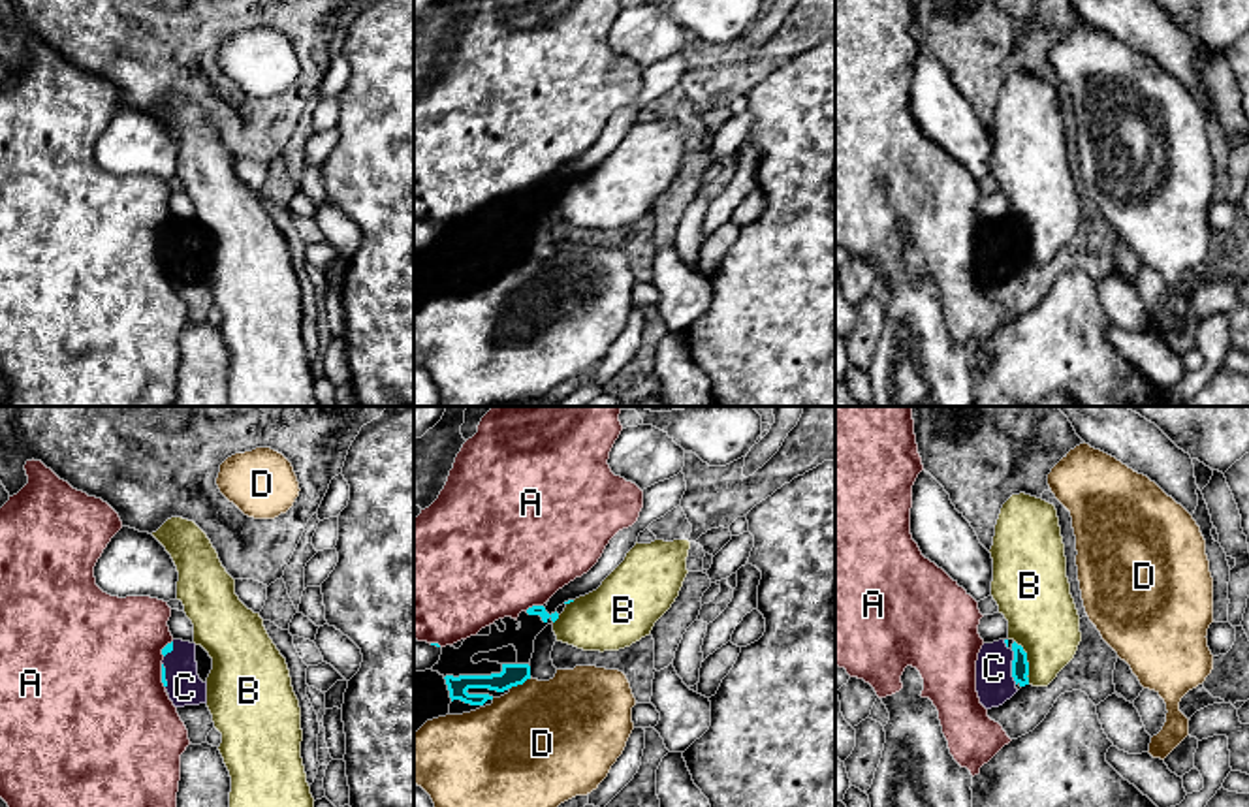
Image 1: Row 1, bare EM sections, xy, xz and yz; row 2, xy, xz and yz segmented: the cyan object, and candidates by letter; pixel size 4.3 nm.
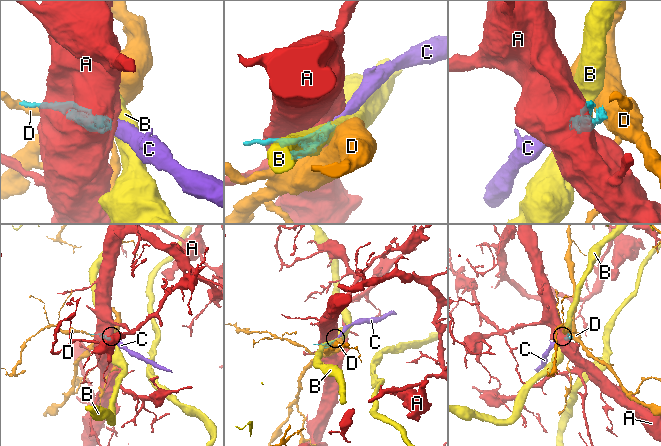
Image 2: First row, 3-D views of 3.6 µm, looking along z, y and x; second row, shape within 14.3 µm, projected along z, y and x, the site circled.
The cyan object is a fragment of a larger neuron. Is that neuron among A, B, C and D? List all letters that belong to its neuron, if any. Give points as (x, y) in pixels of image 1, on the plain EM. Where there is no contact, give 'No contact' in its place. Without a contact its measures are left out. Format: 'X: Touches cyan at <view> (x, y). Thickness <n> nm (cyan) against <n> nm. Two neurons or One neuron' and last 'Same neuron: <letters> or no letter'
A: Touches cyan at xz (533, 185). Thickness 50 nm (cyan) against 500 nm. Two neurons
B: Touches cyan at yz (1027, 241). Thickness 80 nm (cyan) against 300 nm. Two neurons
C: Touches cyan at yz (1012, 245). Thickness 80 nm (cyan) against 160 nm. One neuron
D: Touches cyan at xz (520, 262). Thickness 100 nm (cyan) against 480 nm. Two neurons
Same neuron: C

